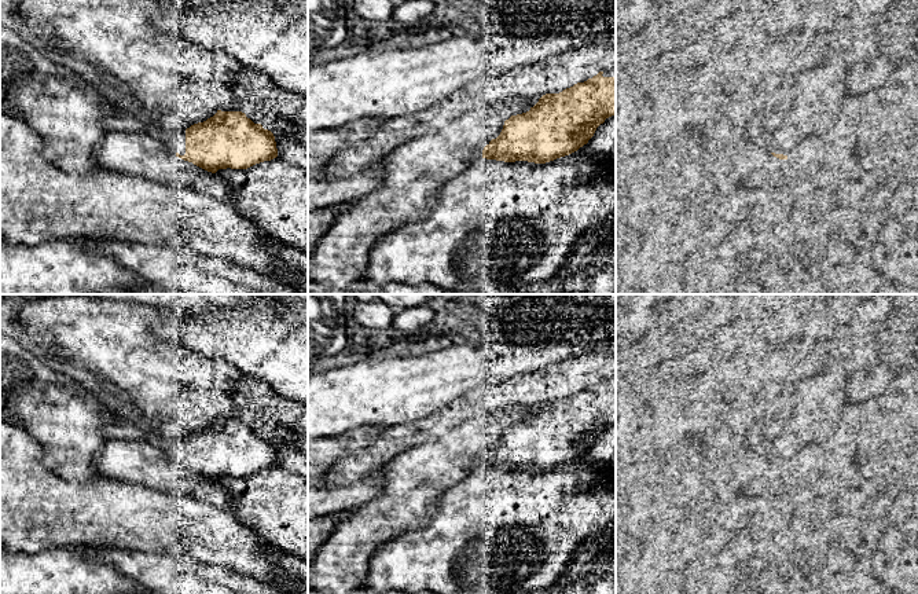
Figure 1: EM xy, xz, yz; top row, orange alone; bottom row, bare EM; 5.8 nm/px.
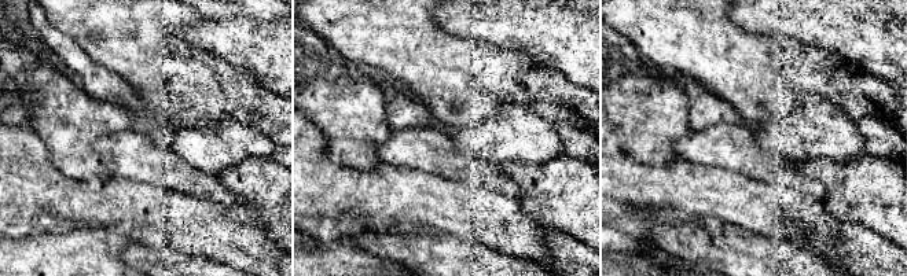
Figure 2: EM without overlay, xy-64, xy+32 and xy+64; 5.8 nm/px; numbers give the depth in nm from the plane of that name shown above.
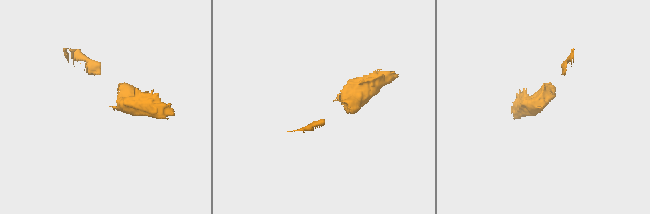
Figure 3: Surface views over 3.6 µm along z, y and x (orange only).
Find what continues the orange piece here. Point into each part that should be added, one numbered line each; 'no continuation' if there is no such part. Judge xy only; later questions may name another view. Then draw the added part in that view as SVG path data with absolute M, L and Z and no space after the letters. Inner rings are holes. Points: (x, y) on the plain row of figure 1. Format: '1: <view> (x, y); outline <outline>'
1: xy (176, 450); outline M186 439L165 443L165 450L173 462L176 461L179 461L180 463L186 462Z

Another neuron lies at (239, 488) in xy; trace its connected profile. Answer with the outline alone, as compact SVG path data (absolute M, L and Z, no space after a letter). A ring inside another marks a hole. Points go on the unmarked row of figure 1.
M273 466L247 477L216 480L235 499L234 516L258 532L260 540L308 562L308 478Z

